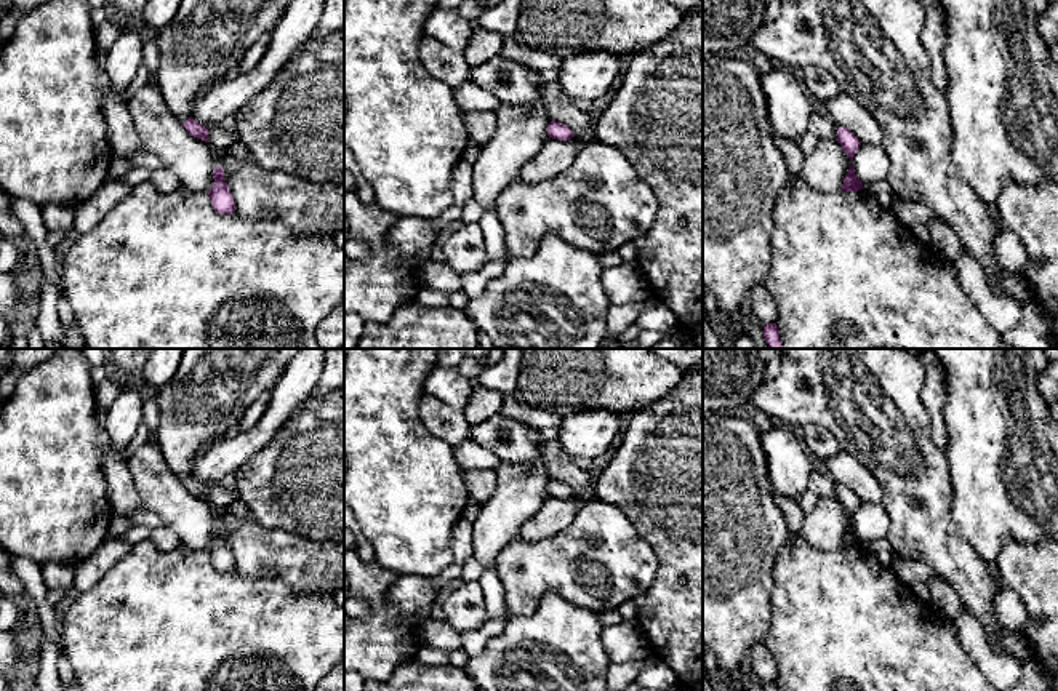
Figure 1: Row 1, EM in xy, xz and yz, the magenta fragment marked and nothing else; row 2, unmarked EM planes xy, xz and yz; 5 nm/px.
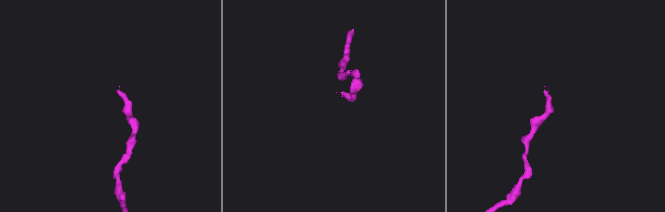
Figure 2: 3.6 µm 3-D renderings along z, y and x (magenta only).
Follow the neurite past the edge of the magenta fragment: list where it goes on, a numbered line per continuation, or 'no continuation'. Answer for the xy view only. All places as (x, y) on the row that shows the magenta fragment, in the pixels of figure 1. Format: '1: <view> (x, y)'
1: xy (207, 39)

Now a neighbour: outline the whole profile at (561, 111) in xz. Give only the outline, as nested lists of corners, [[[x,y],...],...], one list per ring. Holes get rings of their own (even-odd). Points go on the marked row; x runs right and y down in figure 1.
[[[547,93],[541,96],[552,120],[567,125],[573,134],[584,144],[595,141],[594,122],[567,99],[557,99]]]

